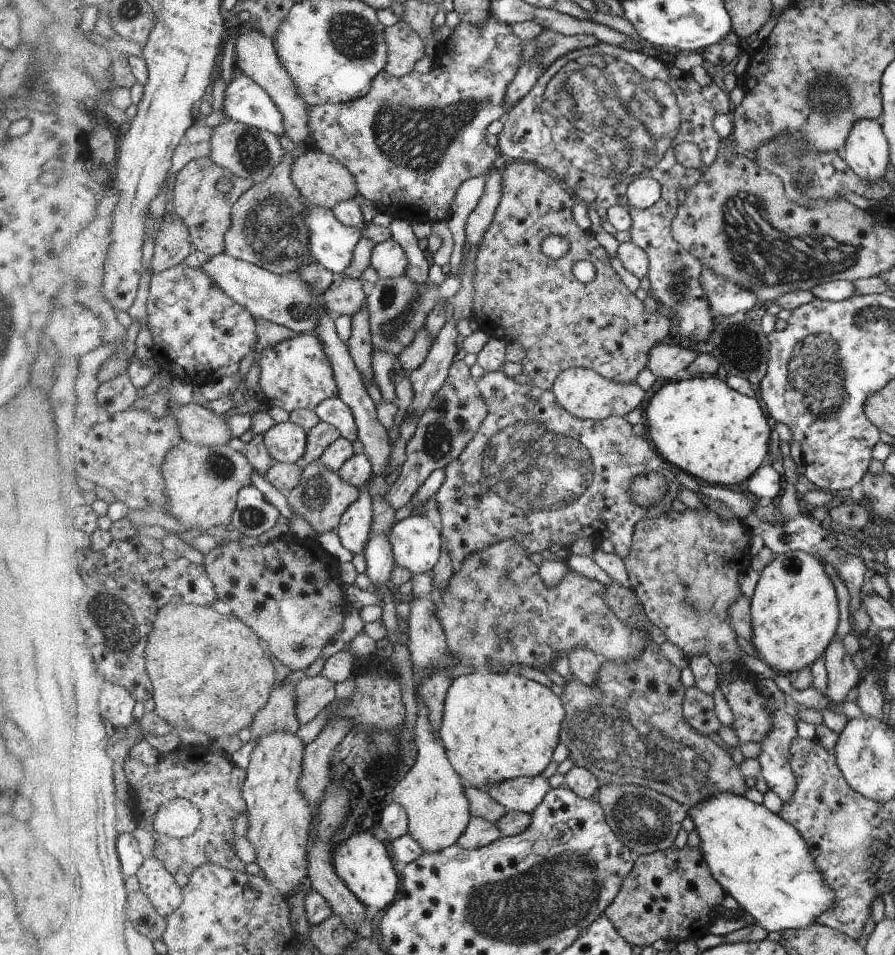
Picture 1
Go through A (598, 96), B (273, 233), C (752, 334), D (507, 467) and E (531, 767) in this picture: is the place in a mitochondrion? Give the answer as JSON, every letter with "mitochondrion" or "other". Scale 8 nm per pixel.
{"A":"mitochondrion","B":"mitochondrion","C":"other","D":"mitochondrion","E":"other"}

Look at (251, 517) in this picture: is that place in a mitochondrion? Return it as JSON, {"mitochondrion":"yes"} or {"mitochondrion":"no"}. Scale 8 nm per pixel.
{"mitochondrion":"yes"}

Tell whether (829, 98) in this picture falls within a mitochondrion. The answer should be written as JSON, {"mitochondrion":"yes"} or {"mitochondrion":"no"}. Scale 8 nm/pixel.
{"mitochondrion":"yes"}

